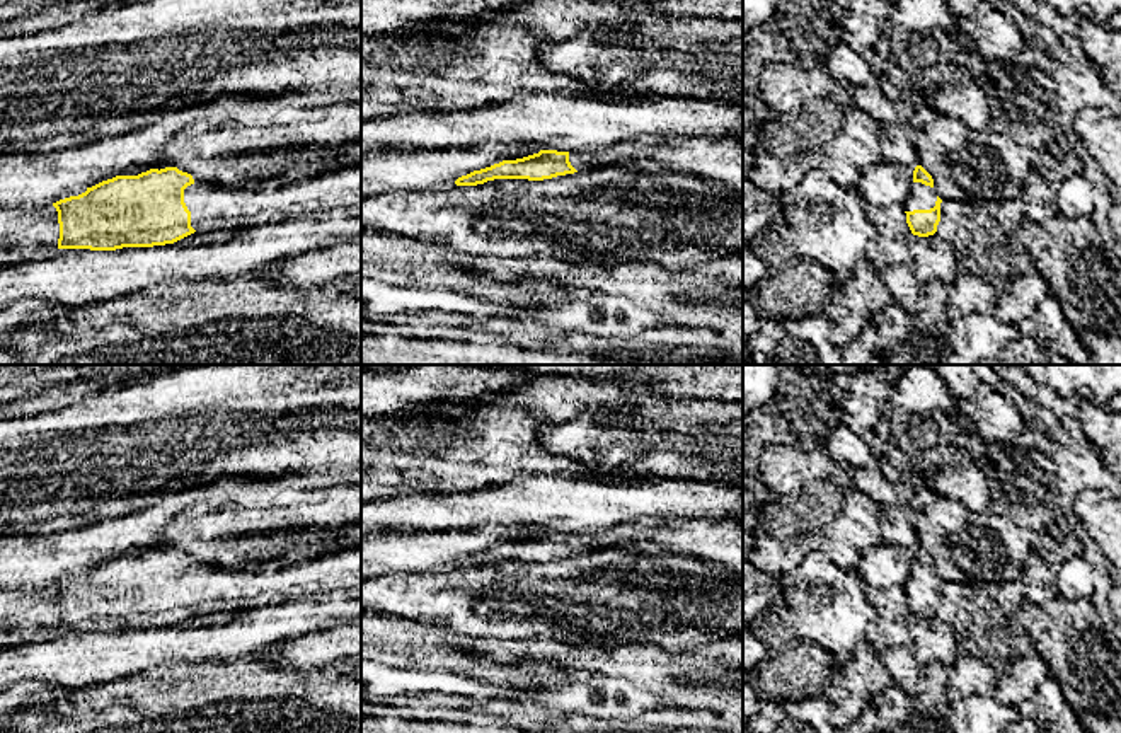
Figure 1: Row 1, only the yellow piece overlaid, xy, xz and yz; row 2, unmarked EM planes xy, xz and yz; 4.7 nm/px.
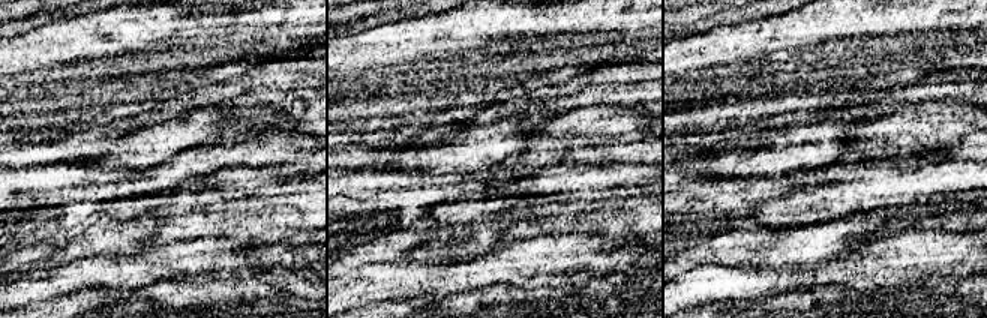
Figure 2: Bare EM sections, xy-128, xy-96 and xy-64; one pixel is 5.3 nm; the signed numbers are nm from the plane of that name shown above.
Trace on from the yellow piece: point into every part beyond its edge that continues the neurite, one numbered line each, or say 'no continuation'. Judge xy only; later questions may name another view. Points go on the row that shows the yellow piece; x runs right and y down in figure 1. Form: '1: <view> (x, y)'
1: xy (212, 208)

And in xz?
1: xz (721, 162)

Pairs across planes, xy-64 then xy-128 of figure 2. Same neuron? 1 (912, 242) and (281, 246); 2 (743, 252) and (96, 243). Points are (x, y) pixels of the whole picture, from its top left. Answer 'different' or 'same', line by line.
1: different
2: different

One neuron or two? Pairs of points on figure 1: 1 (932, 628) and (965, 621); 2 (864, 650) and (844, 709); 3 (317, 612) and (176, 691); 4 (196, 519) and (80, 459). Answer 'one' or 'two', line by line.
1: two
2: one
3: two
4: two

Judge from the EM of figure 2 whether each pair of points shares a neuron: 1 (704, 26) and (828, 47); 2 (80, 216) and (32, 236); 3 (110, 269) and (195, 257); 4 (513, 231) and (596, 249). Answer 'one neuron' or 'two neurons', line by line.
1: two neurons
2: one neuron
3: one neuron
4: two neurons

